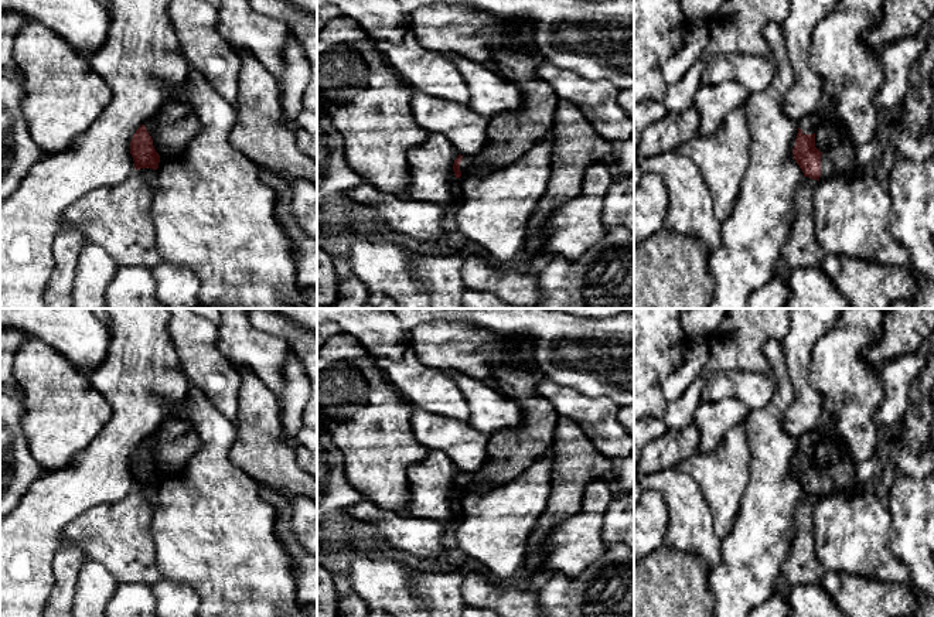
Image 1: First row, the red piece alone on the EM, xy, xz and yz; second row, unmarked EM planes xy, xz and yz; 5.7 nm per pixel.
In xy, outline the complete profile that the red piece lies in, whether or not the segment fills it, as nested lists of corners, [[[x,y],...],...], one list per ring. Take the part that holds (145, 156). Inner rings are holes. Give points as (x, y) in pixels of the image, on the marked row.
[[[180,98],[168,99],[132,137],[134,168],[157,170],[161,157],[178,157],[200,130],[201,122],[191,105]]]

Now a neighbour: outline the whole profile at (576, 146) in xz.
[[[567,100],[558,103],[549,137],[552,170],[546,191],[529,218],[522,249],[529,259],[539,255],[550,212],[580,192],[586,170],[613,160],[613,143],[603,139],[580,109]]]

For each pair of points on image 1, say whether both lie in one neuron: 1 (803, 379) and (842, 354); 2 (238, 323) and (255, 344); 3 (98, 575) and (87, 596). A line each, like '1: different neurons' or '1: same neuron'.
1: different neurons
2: same neuron
3: same neuron

